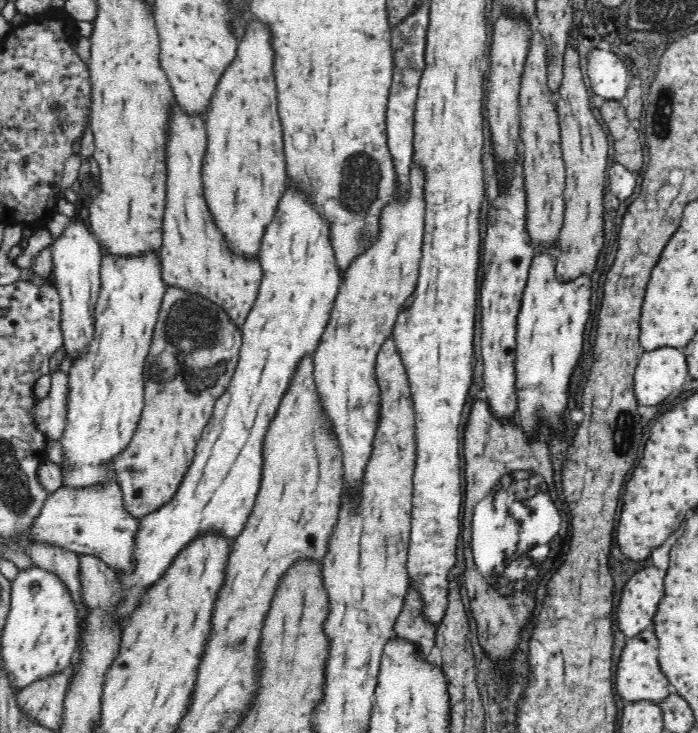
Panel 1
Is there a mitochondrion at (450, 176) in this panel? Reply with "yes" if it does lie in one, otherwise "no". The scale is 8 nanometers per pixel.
no

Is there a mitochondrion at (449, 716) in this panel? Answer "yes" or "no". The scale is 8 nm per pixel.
no

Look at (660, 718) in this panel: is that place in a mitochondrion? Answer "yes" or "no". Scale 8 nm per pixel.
no

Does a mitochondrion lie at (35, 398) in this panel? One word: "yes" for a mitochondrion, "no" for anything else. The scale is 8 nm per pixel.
no

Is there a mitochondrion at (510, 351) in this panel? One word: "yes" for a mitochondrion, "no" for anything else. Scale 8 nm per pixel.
no

